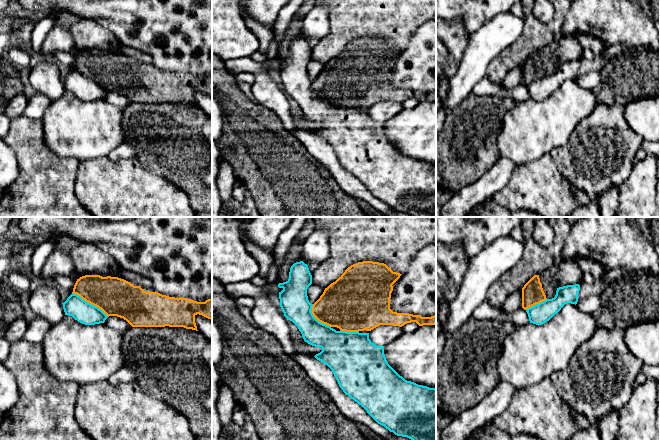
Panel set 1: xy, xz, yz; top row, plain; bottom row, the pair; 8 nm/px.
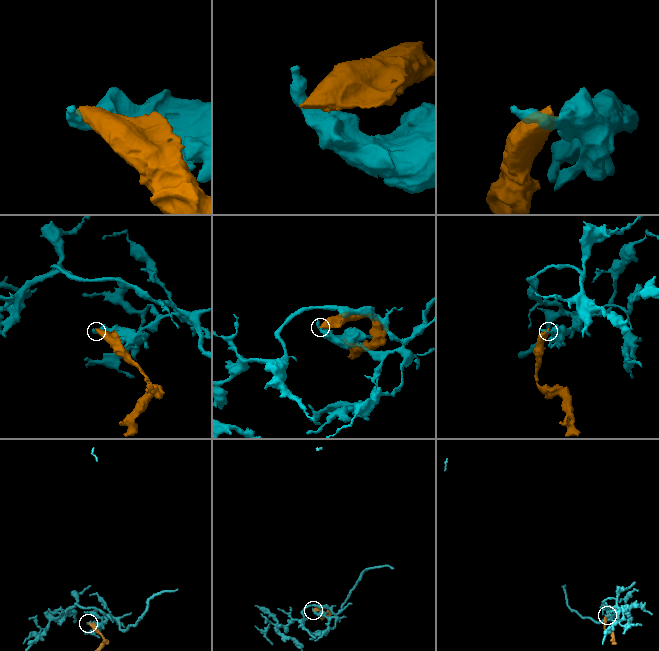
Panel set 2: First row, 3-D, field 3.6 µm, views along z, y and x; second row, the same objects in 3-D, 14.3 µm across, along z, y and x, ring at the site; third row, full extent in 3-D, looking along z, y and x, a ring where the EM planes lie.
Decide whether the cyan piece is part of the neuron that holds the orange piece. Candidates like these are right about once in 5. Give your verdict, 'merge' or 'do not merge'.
do not merge

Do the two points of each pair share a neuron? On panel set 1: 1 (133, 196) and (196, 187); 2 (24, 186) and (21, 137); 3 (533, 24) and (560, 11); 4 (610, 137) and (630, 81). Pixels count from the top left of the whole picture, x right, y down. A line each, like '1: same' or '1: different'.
1: different
2: same
3: same
4: different

